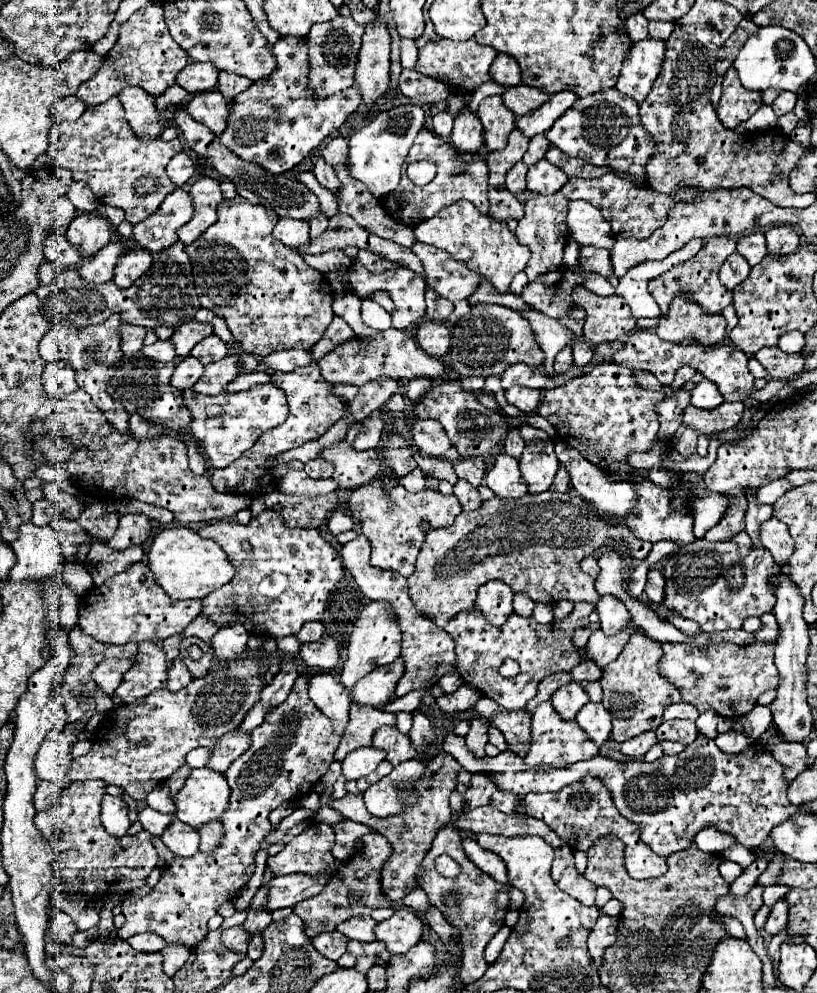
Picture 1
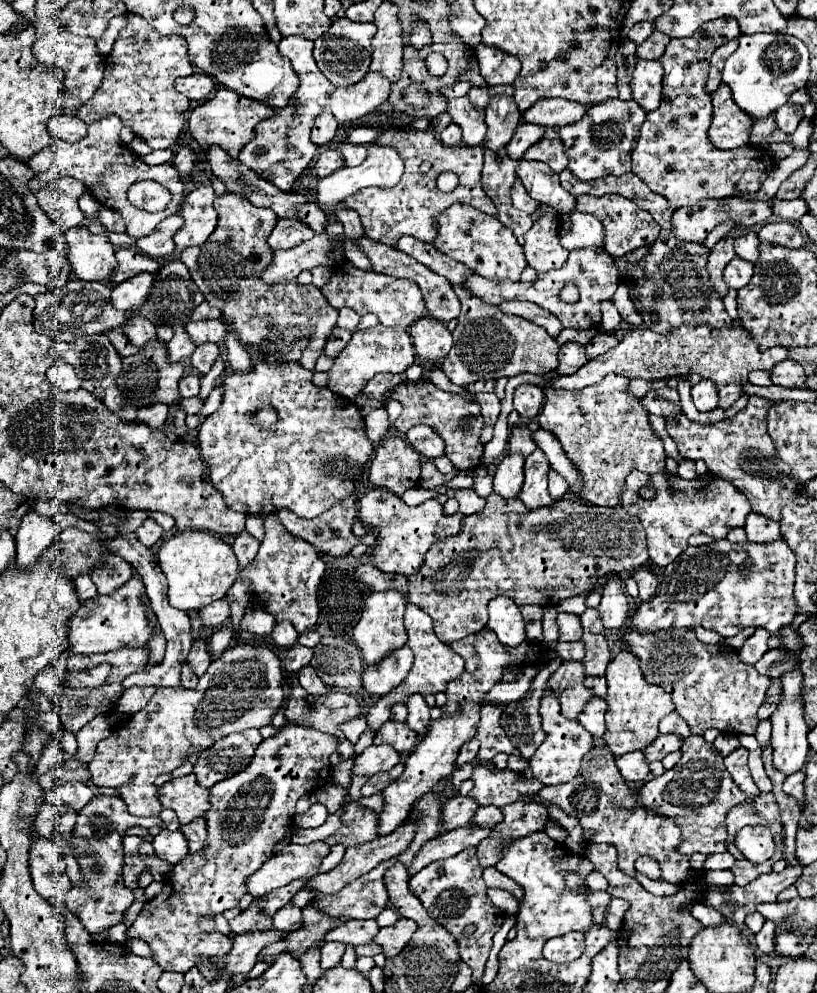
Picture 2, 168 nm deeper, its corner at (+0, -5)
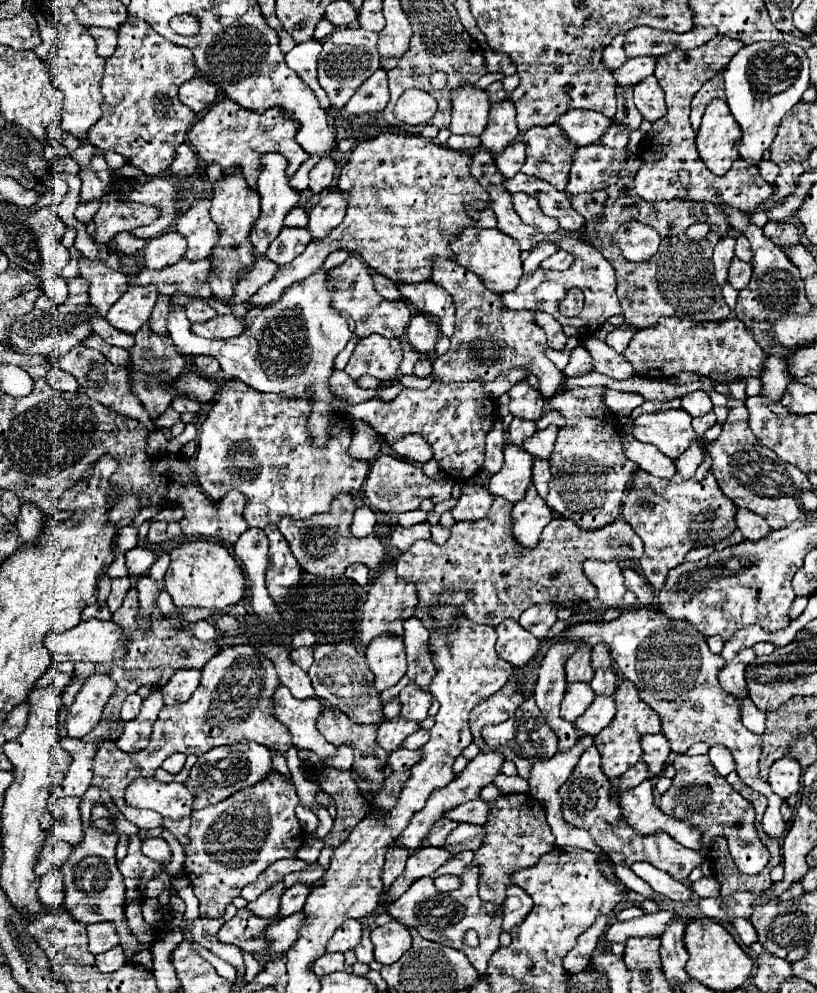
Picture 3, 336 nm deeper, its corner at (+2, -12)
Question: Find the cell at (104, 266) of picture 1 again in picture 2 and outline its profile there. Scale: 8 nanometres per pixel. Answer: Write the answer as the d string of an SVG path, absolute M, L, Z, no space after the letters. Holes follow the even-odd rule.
M119 248L115 256L117 256L117 270L113 270L113 274L109 276L109 284L113 284L113 286L121 284L123 280L127 280L135 274L141 274L141 272L153 274L161 268L159 260L153 260L145 254L139 254L133 248Z

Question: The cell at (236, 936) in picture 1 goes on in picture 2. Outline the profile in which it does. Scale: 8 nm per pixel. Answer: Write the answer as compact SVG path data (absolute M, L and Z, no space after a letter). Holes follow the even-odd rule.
M254 899L247 910L242 911L229 921L231 931L239 935L255 928L261 931L271 929L273 926L272 917L263 916L258 909L257 899Z

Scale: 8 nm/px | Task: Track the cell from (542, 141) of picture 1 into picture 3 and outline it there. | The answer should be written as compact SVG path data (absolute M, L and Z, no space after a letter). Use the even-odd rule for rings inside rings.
M557 125L531 127L523 141L527 145L527 159L521 171L565 191L577 145L571 145Z

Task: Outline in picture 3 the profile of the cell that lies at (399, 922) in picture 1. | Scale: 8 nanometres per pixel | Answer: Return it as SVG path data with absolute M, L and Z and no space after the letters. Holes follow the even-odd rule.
M389 921L387 925L371 931L371 941L375 945L375 961L381 965L391 965L411 947L411 933L397 921Z

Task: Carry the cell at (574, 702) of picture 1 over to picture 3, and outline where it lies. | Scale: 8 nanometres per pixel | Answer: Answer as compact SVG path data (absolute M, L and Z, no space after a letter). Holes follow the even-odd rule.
M569 683L565 691L565 699L561 703L561 717L565 721L575 721L579 715L585 713L585 709L593 703L593 689L587 683Z

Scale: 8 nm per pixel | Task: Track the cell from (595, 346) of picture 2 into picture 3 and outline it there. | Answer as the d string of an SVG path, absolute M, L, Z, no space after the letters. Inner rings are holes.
M621 325L621 327L615 327L609 335L607 335L607 345L611 345L617 353L623 353L625 351L625 347L629 345L629 341L631 341L631 337L637 333L639 329L635 329L635 327L629 327L629 325Z

